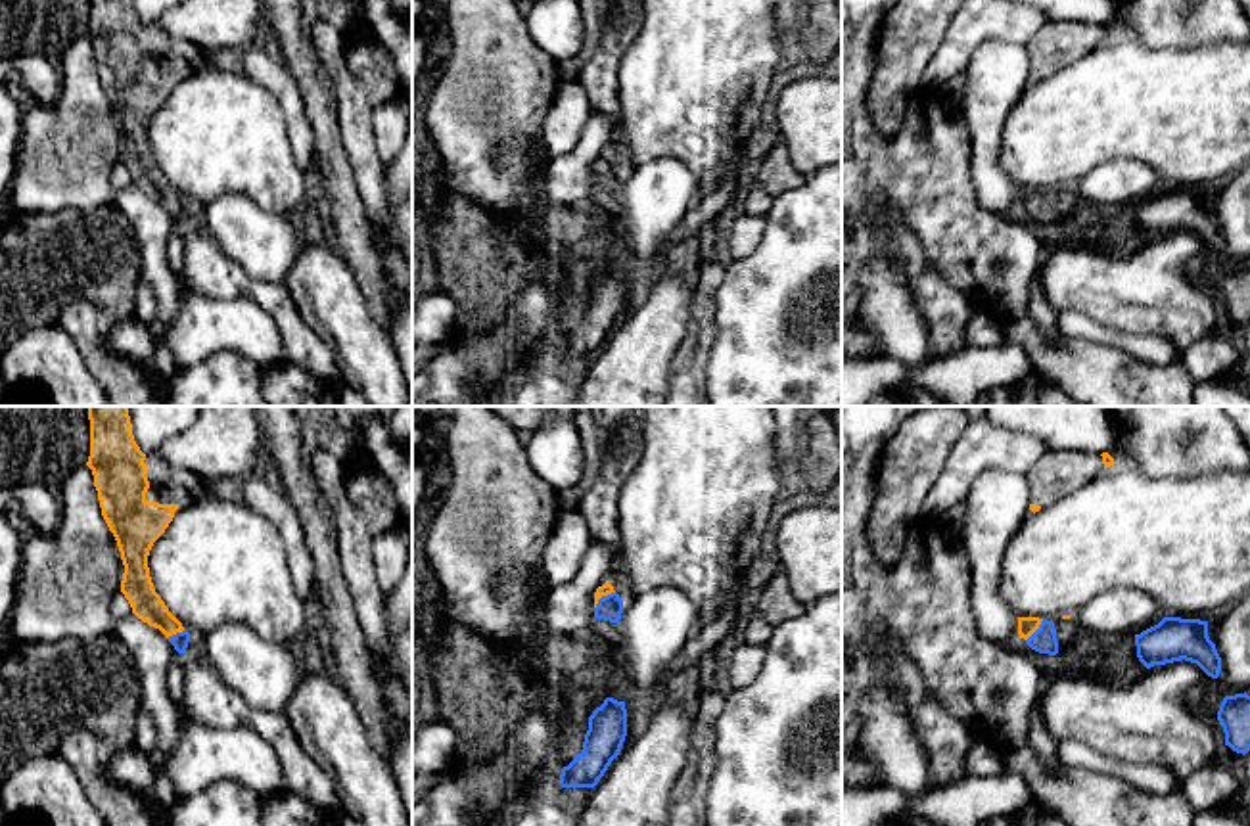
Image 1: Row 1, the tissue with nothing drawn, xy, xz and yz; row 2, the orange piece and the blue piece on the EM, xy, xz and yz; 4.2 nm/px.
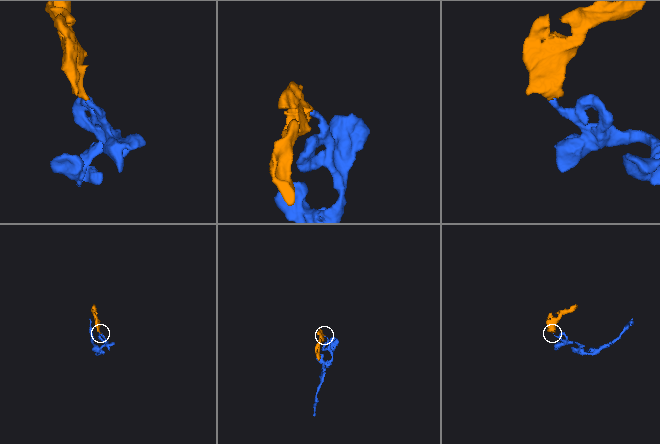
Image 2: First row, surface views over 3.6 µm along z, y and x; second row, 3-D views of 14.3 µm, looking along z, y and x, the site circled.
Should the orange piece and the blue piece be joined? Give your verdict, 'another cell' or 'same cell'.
same cell

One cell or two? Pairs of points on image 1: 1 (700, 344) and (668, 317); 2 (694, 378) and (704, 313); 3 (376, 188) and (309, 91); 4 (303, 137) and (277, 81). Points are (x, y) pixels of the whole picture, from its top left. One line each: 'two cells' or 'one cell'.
1: two cells
2: one cell
3: two cells
4: one cell

